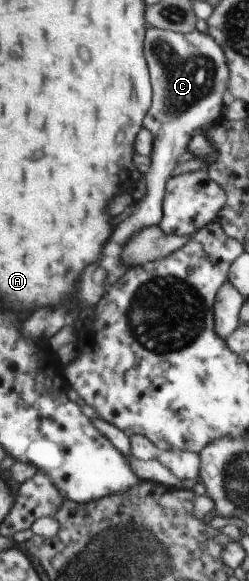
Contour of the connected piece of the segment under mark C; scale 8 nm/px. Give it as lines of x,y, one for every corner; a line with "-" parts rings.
154,29
146,31
146,61
150,61
150,77
154,77
154,109
146,117
146,129
154,136
148,172
142,175
146,195
135,202
134,212
118,225
113,242
124,247
133,235
148,227
158,226
163,217
165,186
171,179
178,158
188,148
192,137
203,128
222,118
224,93
229,84
229,67
224,51
209,34
192,31
178,34

